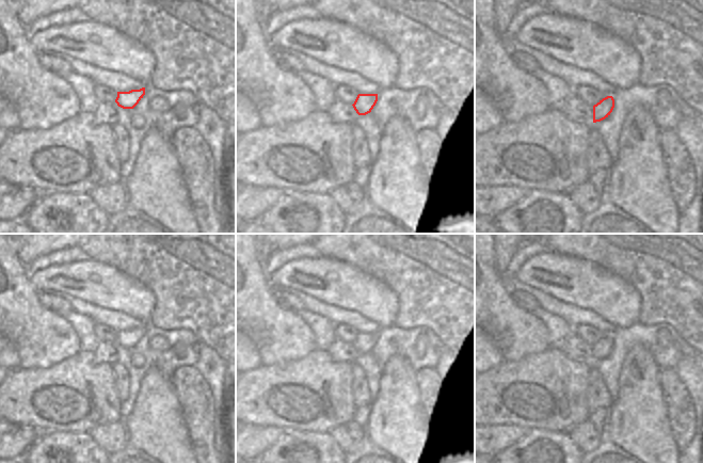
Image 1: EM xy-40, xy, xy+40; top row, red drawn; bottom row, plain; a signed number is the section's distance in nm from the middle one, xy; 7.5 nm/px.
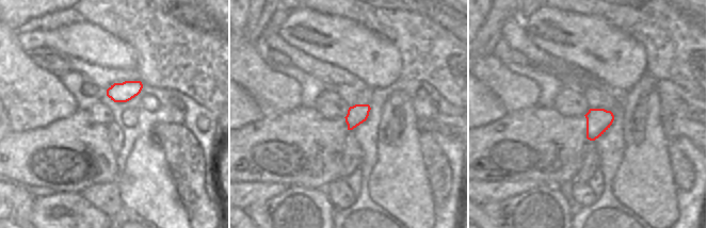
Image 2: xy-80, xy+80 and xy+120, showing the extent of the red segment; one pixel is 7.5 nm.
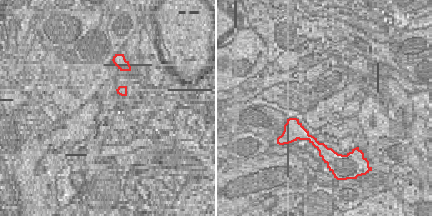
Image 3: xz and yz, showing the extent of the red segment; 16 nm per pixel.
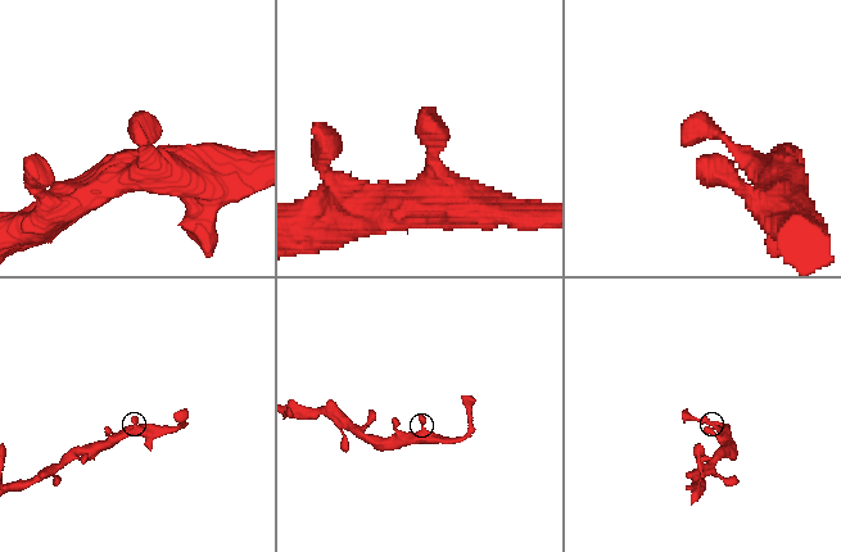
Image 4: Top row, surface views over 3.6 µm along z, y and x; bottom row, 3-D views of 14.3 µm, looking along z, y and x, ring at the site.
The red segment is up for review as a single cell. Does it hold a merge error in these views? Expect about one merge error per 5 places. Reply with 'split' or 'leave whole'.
leave whole

